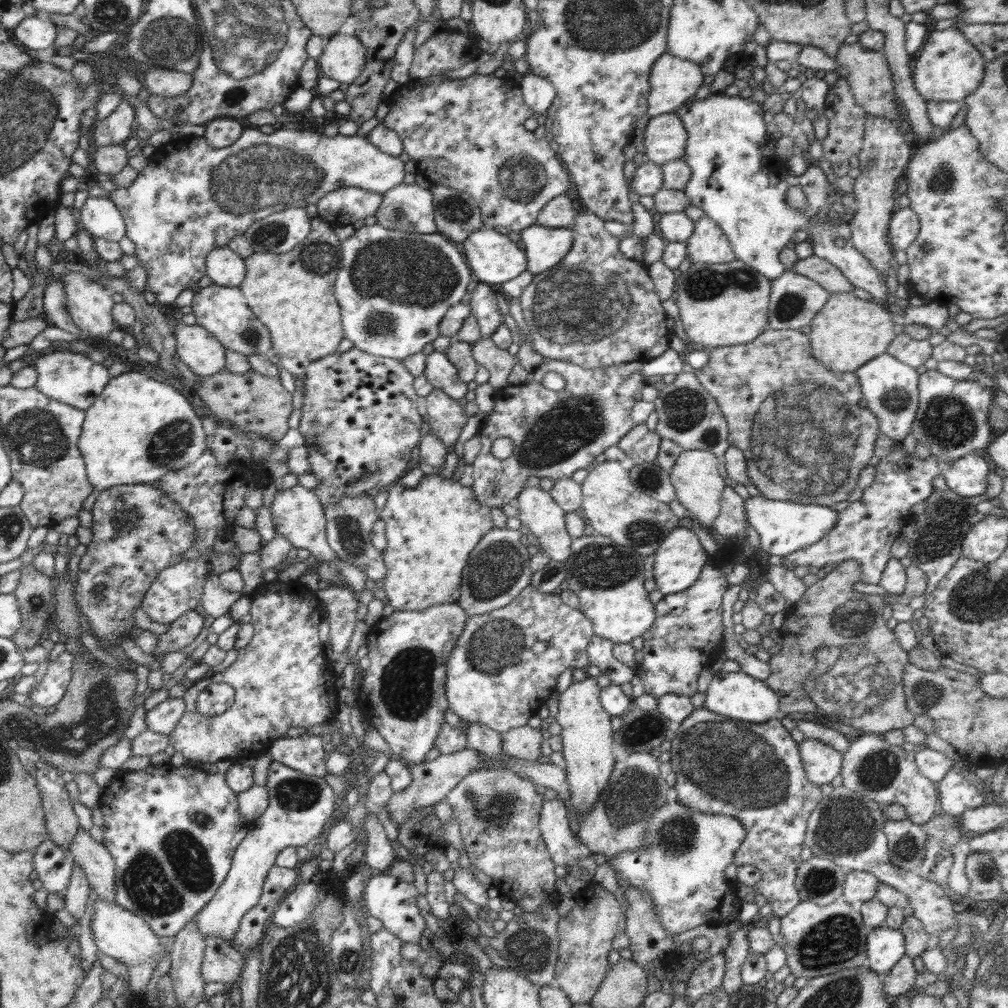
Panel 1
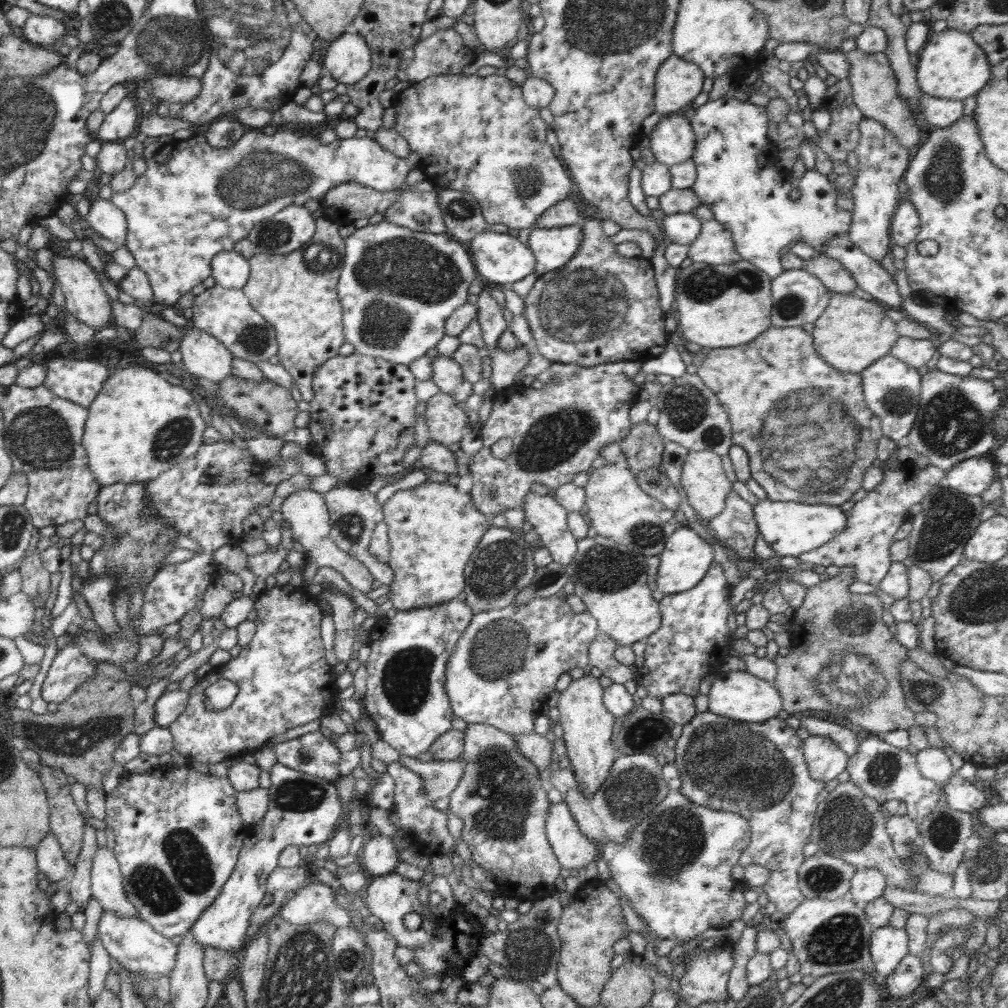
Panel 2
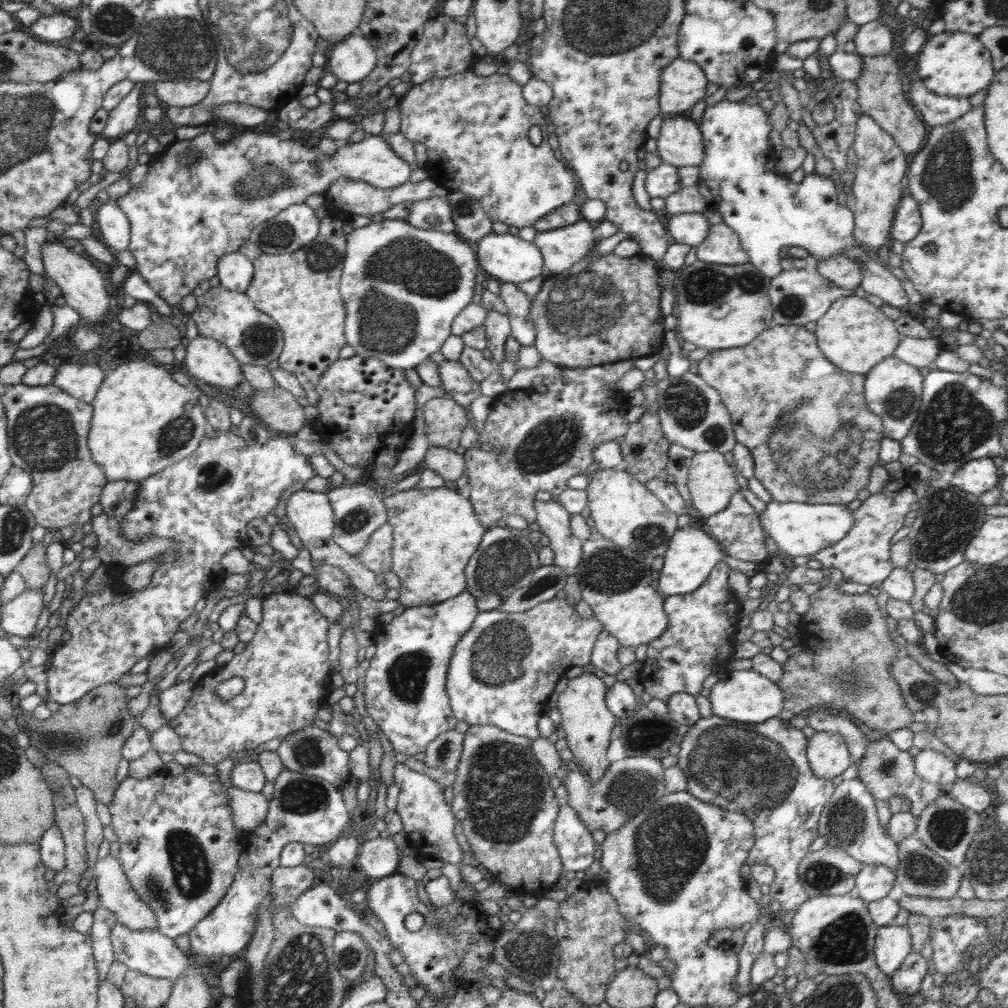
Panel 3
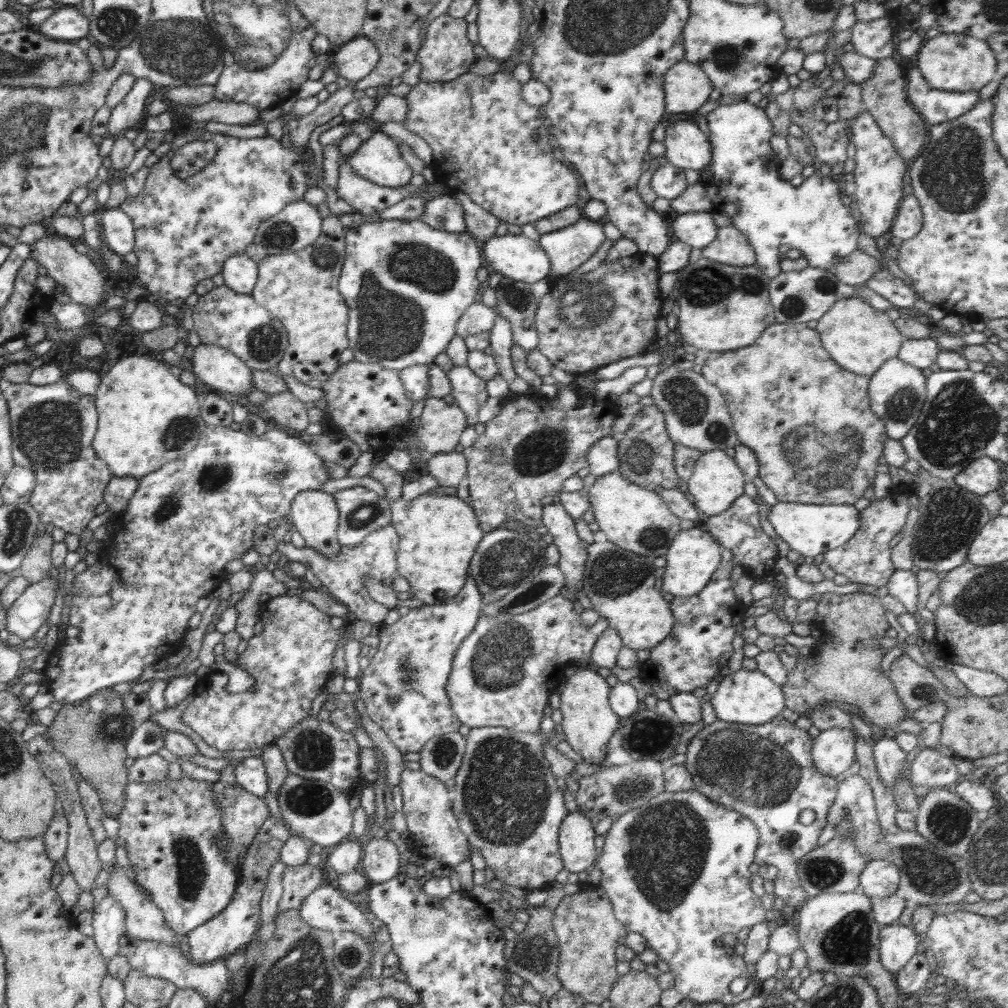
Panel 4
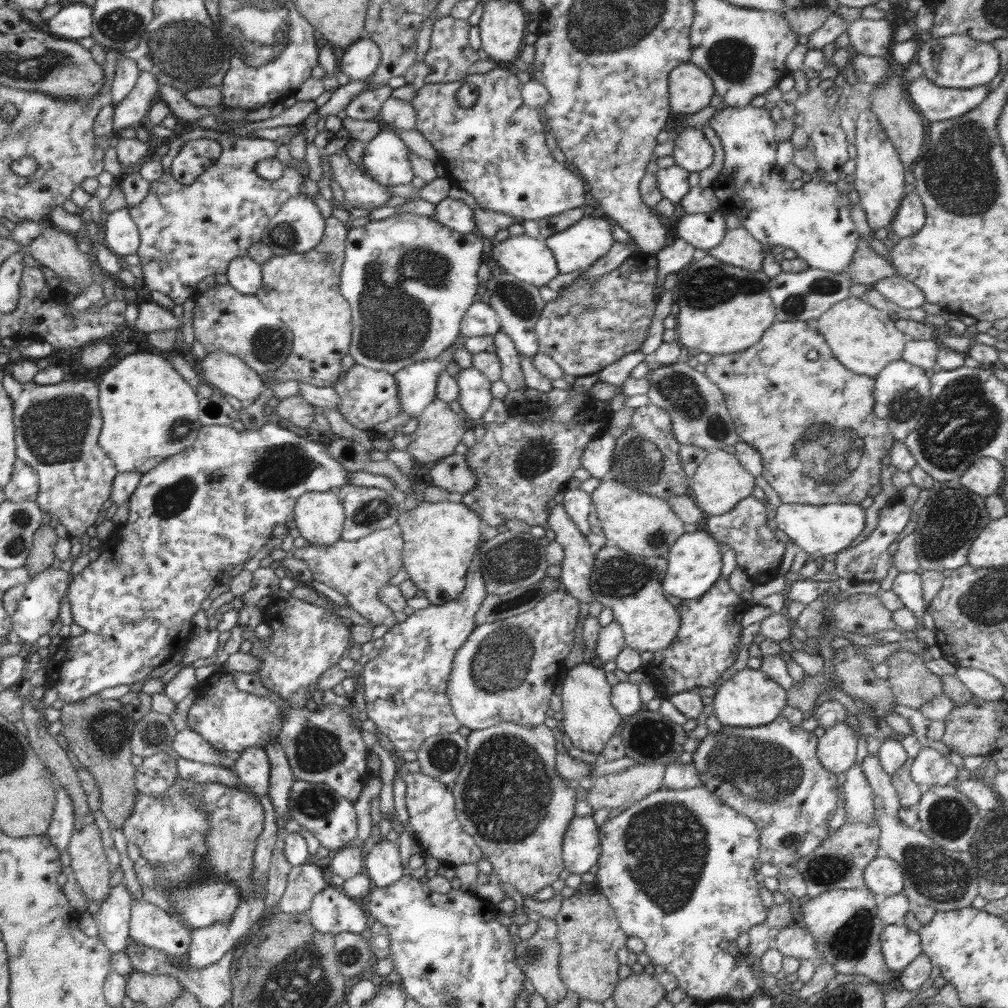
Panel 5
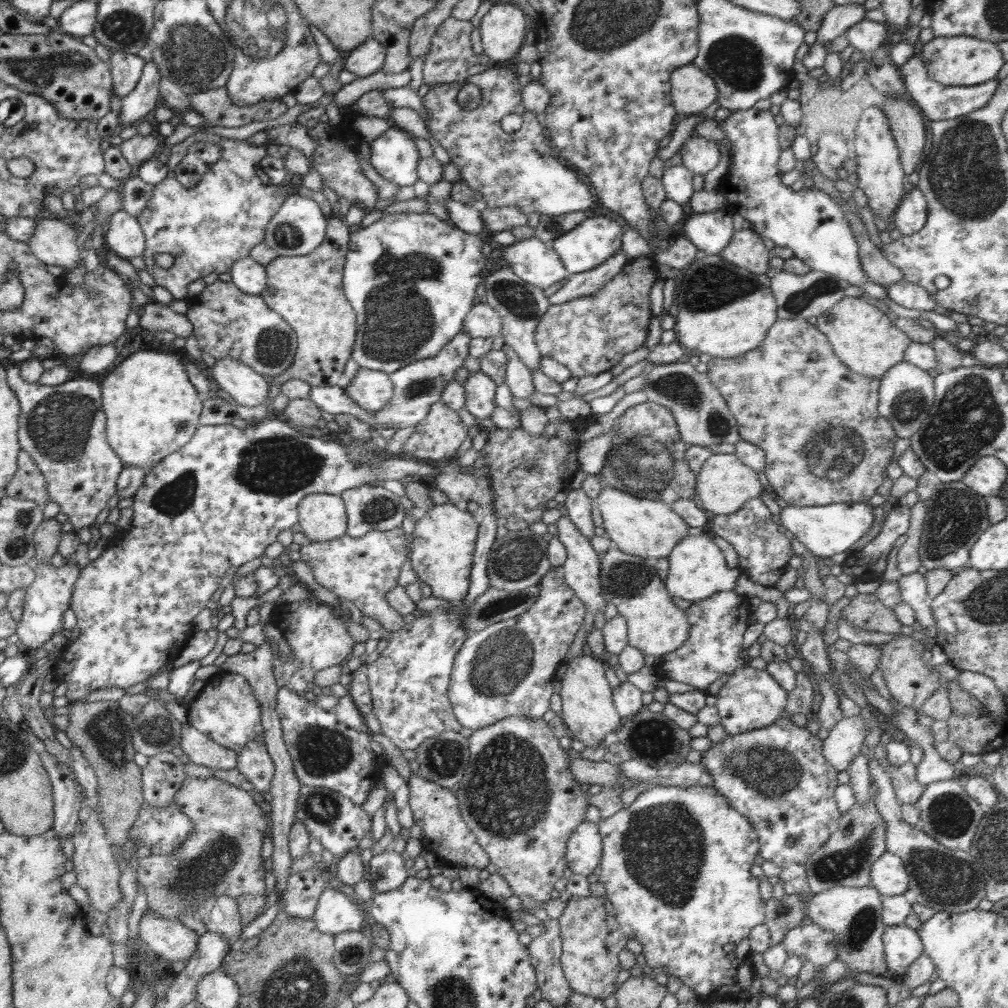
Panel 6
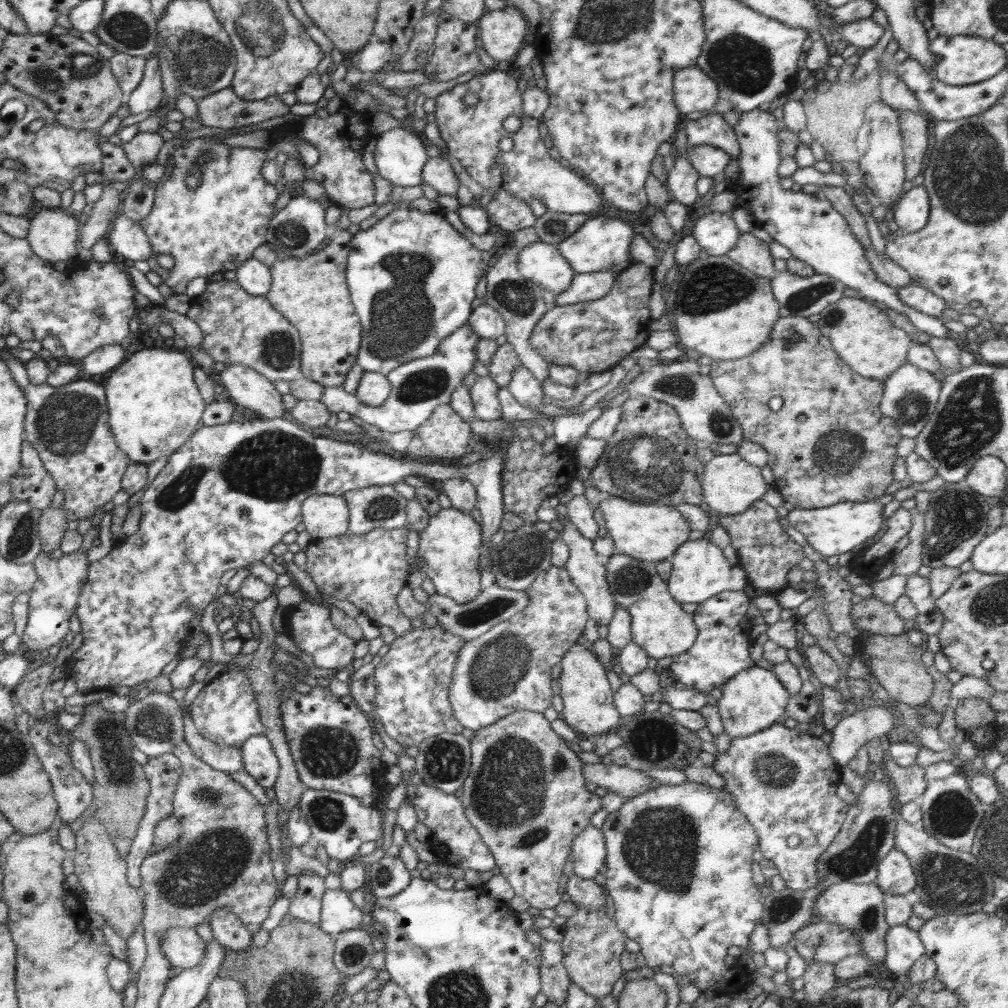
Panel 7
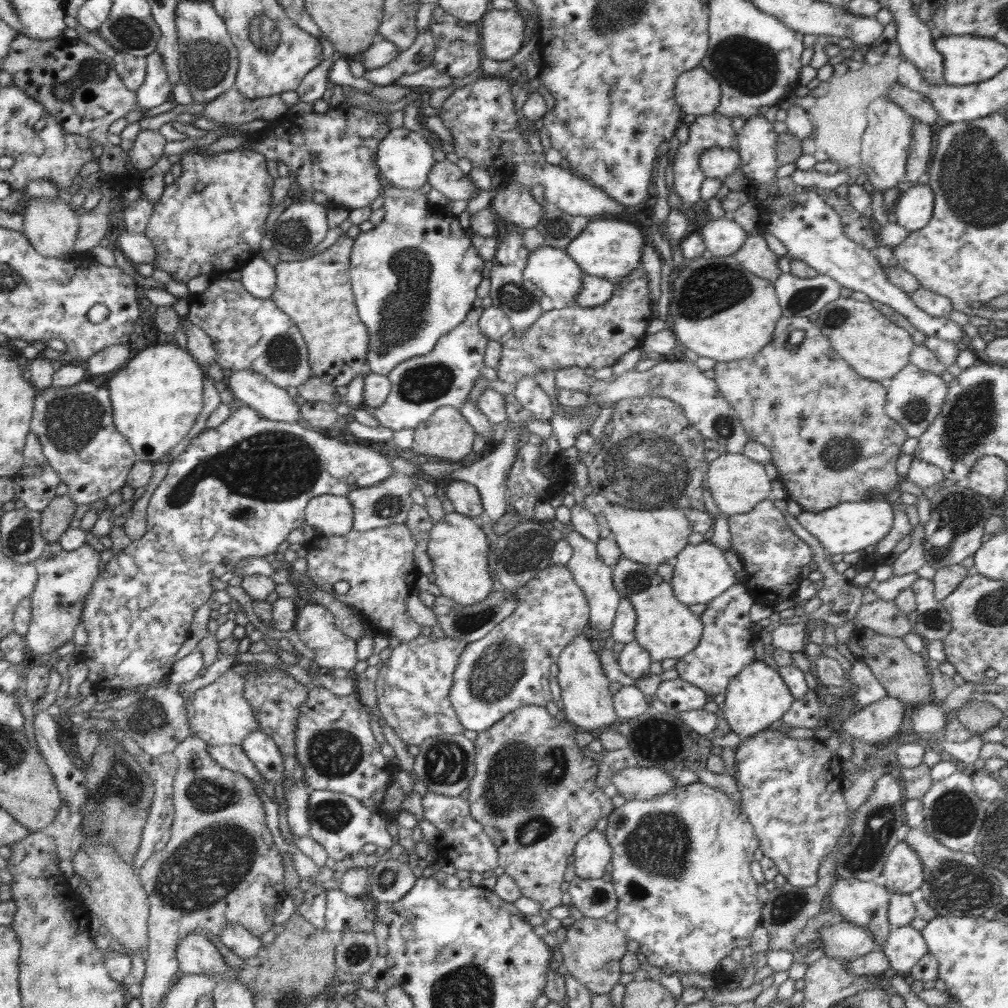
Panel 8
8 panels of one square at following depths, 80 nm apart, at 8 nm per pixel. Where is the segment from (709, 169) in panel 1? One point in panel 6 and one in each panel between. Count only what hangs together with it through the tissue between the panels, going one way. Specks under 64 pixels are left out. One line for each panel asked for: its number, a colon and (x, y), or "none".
2: (738, 179)
3: (737, 176)
4: (745, 185)
5: (814, 221)
6: (808, 222)

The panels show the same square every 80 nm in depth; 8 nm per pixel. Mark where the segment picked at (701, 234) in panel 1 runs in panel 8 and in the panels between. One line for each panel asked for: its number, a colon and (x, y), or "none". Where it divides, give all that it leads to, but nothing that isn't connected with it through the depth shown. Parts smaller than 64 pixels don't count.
2: (715, 245)
3: (722, 246)
4: (730, 246)
5: (739, 248)
6: (746, 249)
7: (750, 252)
8: (755, 256)

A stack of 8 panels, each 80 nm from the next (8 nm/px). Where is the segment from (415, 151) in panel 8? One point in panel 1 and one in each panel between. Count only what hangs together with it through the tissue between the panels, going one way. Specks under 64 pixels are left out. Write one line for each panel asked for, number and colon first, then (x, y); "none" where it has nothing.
1: (191, 198)
2: (194, 201)
3: (184, 216)
4: (378, 159)
5: (385, 157)
6: (393, 155)
7: (400, 155)

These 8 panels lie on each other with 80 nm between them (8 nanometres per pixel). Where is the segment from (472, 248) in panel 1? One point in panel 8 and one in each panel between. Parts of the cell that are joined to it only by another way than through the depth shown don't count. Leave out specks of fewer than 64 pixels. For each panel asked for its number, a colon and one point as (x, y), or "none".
2: (500, 258)
3: (506, 258)
4: (516, 257)
5: (528, 259)
6: (535, 262)
7: (540, 263)
8: (551, 271)

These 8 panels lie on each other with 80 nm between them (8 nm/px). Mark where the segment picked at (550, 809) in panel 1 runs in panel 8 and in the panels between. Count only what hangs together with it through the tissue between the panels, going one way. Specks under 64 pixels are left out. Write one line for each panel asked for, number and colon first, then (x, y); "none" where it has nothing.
2: (573, 849)
3: (574, 842)
4: (576, 835)
5: (581, 849)
6: (584, 849)
7: (588, 852)
8: (592, 853)

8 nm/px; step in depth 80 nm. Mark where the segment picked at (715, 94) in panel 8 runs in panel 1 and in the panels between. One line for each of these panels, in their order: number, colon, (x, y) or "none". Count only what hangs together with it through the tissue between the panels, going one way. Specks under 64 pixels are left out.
1: (674, 82)
2: (677, 83)
3: (683, 83)
4: (686, 86)
5: (690, 89)
6: (692, 90)
7: (693, 90)

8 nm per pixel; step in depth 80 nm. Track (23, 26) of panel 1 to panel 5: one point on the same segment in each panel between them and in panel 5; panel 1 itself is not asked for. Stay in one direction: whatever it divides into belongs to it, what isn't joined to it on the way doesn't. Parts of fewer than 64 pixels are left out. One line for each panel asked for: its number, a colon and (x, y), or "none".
2: (42, 30)
3: (57, 28)
4: (67, 23)
5: (74, 21)

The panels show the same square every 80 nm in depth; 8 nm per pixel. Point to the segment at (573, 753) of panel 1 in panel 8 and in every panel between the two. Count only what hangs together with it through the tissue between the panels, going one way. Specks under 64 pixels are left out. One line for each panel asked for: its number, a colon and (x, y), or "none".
2: (587, 725)
3: (587, 722)
4: (588, 722)
5: (589, 720)
6: (588, 711)
7: (589, 709)
8: (587, 700)

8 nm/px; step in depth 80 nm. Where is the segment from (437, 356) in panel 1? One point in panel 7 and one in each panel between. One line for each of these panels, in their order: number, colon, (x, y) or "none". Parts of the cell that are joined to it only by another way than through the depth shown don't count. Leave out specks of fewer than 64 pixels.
2: (447, 375)
3: (459, 385)
4: (469, 391)
5: (474, 397)
6: (479, 388)
7: (483, 393)

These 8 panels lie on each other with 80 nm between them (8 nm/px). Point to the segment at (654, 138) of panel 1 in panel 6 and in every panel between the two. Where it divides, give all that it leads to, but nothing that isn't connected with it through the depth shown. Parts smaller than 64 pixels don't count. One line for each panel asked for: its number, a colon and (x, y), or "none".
2: (672, 141)
3: (680, 143)
4: (687, 147)
5: (692, 151)
6: (699, 155)

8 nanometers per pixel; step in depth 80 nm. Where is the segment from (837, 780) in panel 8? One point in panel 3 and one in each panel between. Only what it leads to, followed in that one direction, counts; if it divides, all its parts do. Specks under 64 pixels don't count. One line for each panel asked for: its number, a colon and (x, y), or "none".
3: (761, 770)
4: (766, 772)
5: (771, 773)
6: (777, 777)
7: (784, 781)

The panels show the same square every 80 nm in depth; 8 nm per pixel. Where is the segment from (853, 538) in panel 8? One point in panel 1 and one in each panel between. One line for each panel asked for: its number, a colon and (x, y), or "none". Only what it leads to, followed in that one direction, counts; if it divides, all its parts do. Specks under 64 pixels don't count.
1: (783, 526)
2: (791, 529)
3: (799, 529)
4: (810, 529)
5: (819, 530)
6: (826, 530)
7: (843, 527)

